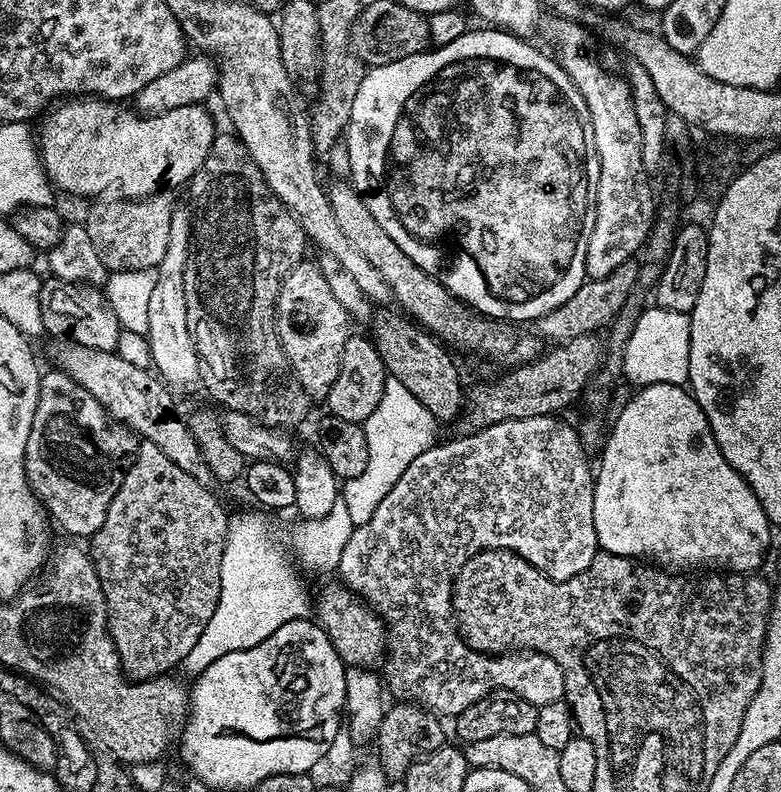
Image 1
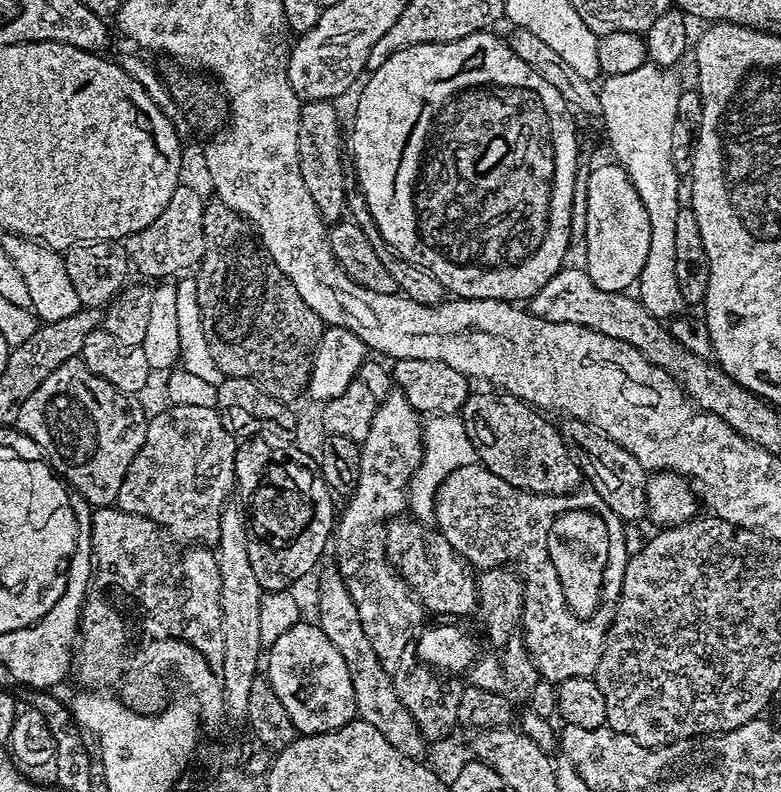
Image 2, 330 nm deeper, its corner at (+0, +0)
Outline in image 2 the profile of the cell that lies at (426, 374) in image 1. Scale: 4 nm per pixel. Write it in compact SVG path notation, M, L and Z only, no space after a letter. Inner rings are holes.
M473 391L459 410L466 434L470 434L476 458L502 482L543 496L565 496L581 487L582 473L572 449L559 427L547 420L543 411L506 392Z

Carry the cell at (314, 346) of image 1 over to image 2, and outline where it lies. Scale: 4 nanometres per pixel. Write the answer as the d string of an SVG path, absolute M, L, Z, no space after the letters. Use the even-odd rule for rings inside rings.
M306 100L301 103L298 118L298 166L302 170L302 182L310 190L310 198L318 206L325 222L336 222L345 215L350 191L344 177L346 164L346 140L340 137L340 112L330 100Z

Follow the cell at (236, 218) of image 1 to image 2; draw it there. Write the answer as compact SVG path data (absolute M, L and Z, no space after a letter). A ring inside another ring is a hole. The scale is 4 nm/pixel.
M221 202L209 203L204 209L204 233L208 239L208 245L204 251L204 259L200 261L194 275L198 286L198 304L202 310L202 328L206 330L206 342L210 345L210 355L214 357L214 362L218 362L218 370L222 370L225 377L233 376L253 380L258 387L266 390L266 394L285 402L292 402L299 392L303 393L308 387L308 379L312 373L312 357L316 354L316 348L320 344L326 327L324 321L318 318L318 314L314 314L314 310L310 310L310 306L306 306L306 302L302 302L302 294L298 294L290 278L286 278L286 274L282 274L282 270L278 270L275 262L268 257L252 225L233 208L228 208Z

